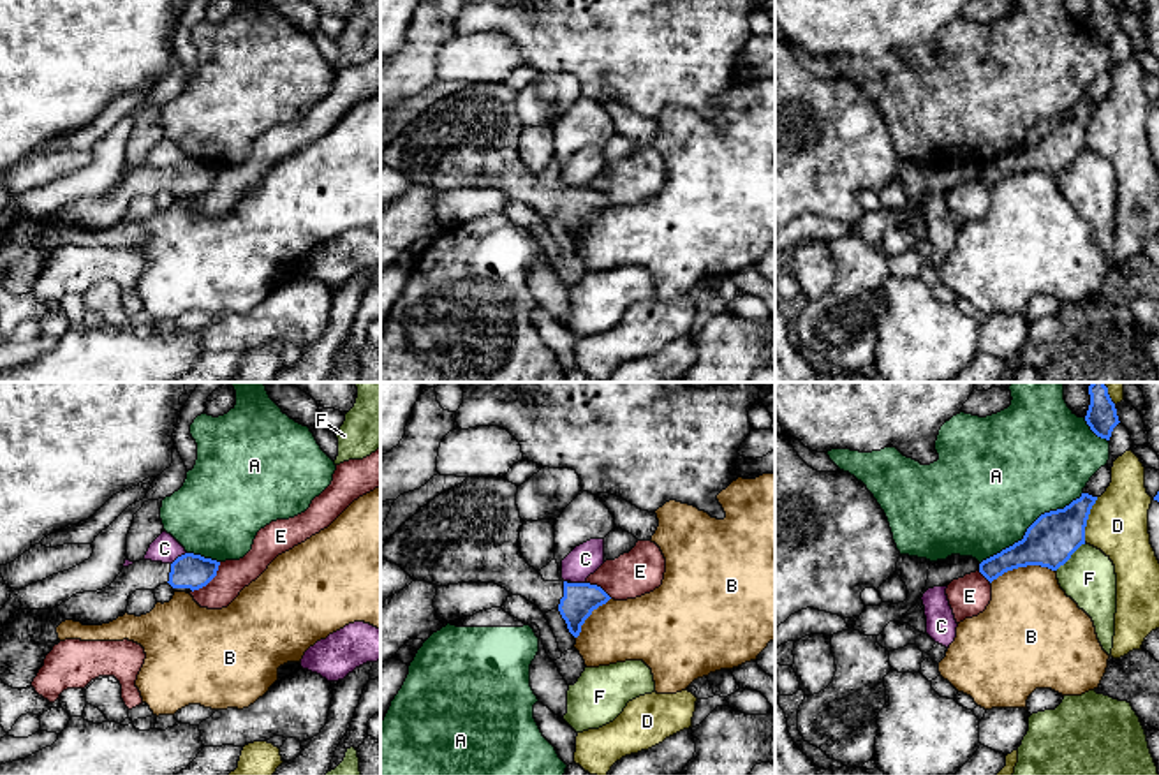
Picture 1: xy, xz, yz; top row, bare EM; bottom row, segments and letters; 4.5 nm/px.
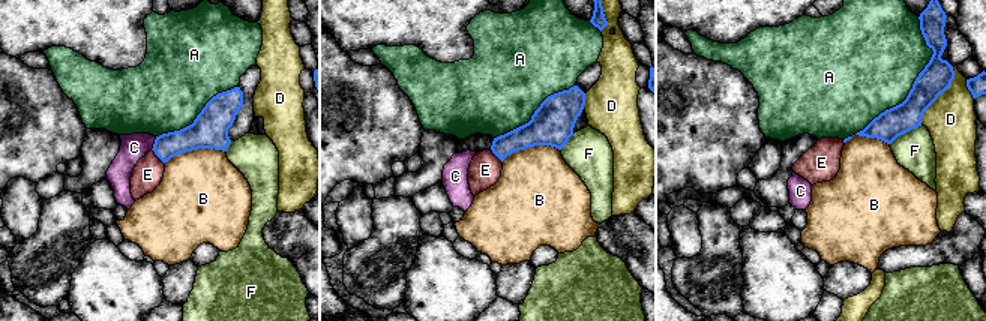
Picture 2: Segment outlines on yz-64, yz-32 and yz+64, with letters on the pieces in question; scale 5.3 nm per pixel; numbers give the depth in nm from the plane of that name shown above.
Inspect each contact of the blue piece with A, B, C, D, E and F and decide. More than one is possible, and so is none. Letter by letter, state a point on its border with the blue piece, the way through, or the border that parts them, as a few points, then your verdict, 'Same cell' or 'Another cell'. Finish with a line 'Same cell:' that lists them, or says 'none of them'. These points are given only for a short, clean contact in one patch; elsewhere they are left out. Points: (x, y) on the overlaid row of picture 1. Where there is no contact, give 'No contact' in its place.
A: Touches blue at yz (1029, 527). Another cell
B: Touches blue at yz (1022, 566). Boundary: yz (1054, 569), (1040, 566), (1013, 568), (990, 583). Another cell
C: Touches blue at xy (178, 557). Another cell
D: Touches blue at yz (1087, 518). Another cell
E: Touches blue at xy (210, 580). Boundary: xy (221, 562), (215, 575), (192, 592). Another cell
F: Touches blue at yz (1070, 557). Boundary: yz (1085, 543), (1055, 571). Another cell
Same cell: none of them

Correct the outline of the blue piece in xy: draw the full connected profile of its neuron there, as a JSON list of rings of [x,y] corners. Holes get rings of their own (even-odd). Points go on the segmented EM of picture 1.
[[[185,553],[173,564],[139,560],[123,567],[116,579],[97,592],[72,595],[53,609],[19,609],[4,624],[0,632],[0,680],[12,689],[32,687],[33,678],[44,666],[46,655],[60,643],[56,627],[65,620],[81,622],[83,625],[102,625],[127,613],[129,599],[136,590],[155,590],[169,583],[173,588],[199,590],[206,587],[218,571],[220,562],[201,555]]]

